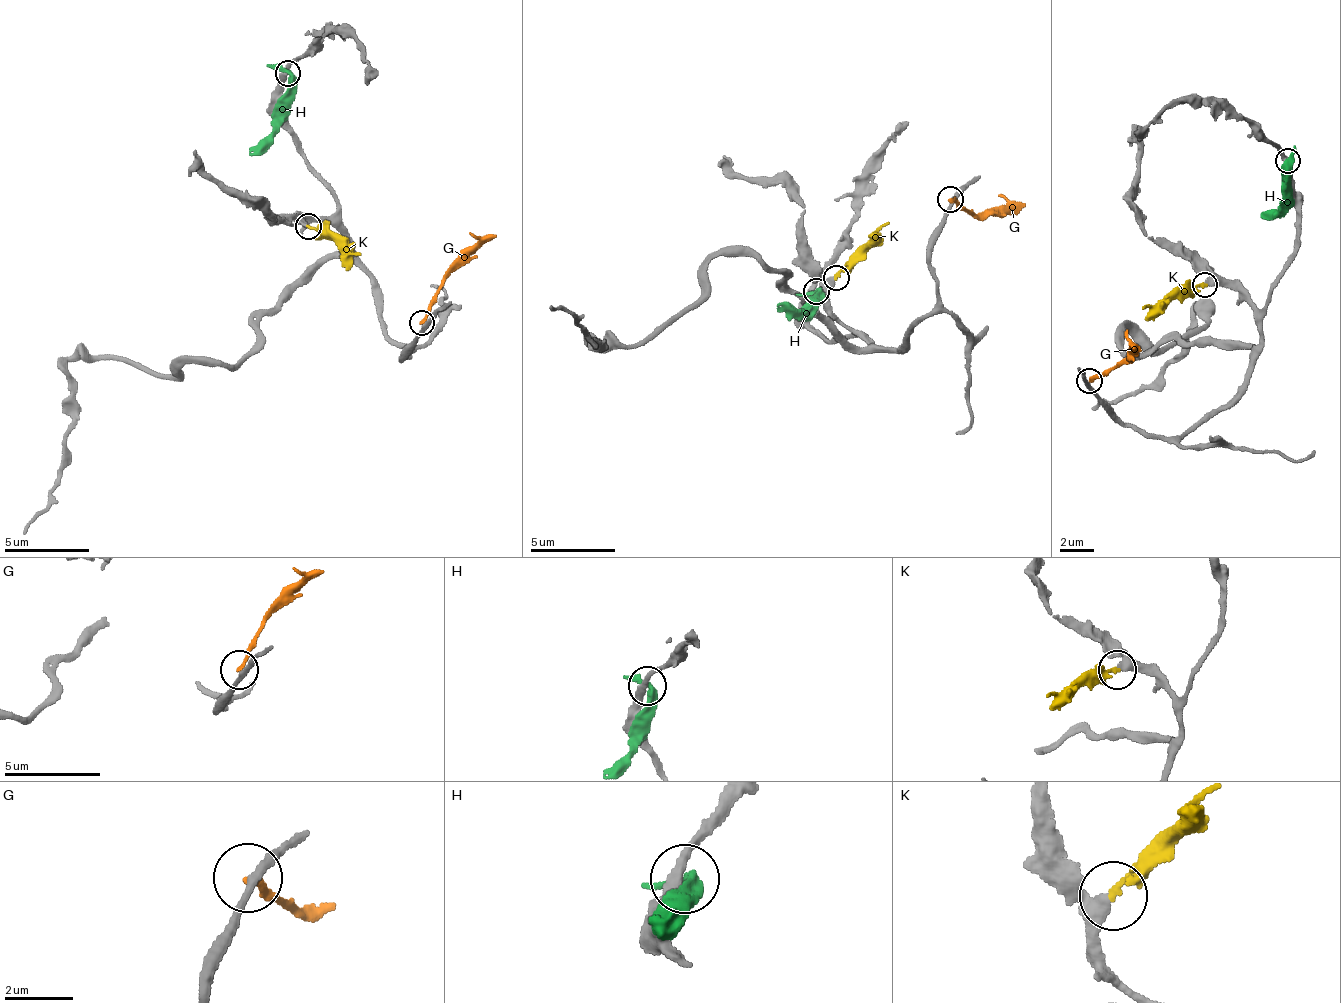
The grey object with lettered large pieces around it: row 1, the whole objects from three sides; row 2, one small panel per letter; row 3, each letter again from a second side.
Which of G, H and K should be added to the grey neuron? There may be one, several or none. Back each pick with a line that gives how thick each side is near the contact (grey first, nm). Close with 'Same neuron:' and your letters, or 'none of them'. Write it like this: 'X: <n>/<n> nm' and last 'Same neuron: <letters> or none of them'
K: 260/180 nm
Same neuron: K

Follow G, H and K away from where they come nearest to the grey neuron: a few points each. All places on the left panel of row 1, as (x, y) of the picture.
G: (421, 321), (451, 270), (497, 234)
H: (287, 72), (287, 112), (248, 155)
K: (307, 226), (362, 252)

